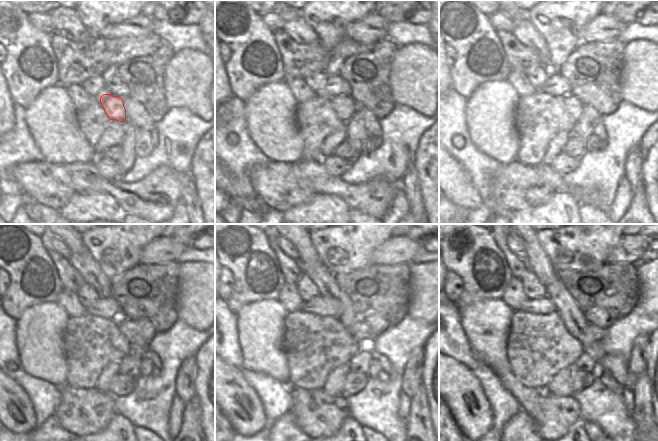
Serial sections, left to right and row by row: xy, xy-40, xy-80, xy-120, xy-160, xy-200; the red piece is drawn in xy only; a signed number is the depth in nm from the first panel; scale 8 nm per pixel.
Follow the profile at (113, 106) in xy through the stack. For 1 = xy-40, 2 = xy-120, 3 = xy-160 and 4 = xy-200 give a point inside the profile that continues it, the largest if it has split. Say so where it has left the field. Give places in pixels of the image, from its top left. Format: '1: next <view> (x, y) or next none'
1: next xy-40 (345, 107)
2: next xy-120 (130, 329)
3: next xy-160 (360, 332)
4: next xy-200 (597, 333)

